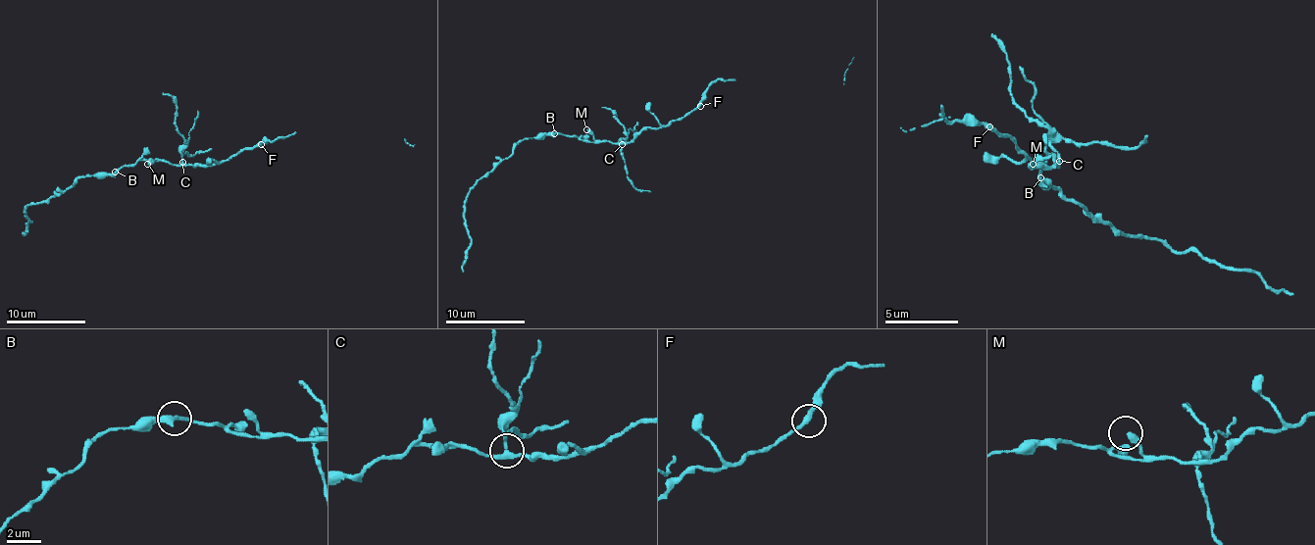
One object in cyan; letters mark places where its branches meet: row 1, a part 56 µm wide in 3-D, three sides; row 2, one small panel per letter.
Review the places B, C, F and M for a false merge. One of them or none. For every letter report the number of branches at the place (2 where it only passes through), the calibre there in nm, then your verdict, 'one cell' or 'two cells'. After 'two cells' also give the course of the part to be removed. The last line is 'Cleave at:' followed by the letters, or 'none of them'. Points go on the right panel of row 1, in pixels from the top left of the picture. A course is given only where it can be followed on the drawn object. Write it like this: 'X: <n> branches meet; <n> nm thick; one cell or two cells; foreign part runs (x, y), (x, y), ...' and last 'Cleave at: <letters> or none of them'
B: 2 branches meet; 300 nm thick; one cell
C: 3 branches meet; 240 nm thick; two cells; foreign part runs (1058, 160), (1051, 134), (1030, 116), (1011, 94), (1007, 54), (992, 32)
F: 2 branches meet; 280 nm thick; one cell
M: 1 branches meet; 440 nm thick; one cell
Cleave at: C

